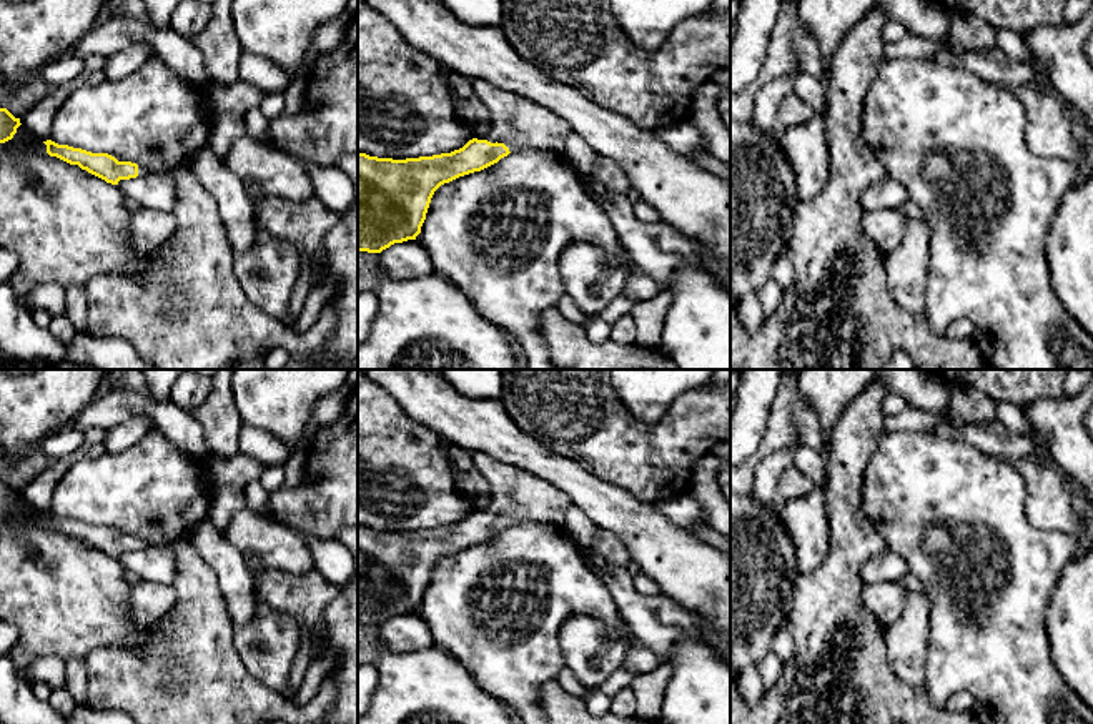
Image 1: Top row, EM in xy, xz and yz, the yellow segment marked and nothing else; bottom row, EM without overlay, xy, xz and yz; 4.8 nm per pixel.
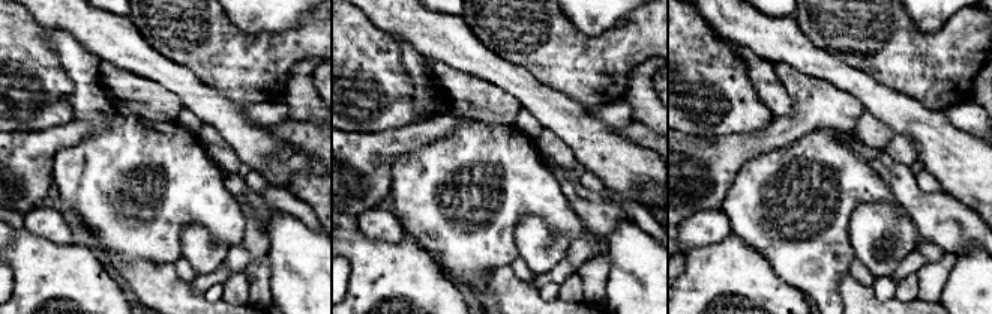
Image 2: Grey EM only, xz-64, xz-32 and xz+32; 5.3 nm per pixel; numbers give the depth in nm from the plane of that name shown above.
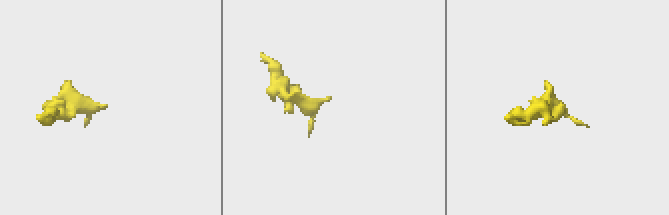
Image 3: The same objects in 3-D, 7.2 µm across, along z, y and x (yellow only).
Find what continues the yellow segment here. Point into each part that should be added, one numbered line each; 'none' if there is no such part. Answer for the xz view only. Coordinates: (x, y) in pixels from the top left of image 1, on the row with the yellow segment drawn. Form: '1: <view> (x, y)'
1: xz (518, 122)

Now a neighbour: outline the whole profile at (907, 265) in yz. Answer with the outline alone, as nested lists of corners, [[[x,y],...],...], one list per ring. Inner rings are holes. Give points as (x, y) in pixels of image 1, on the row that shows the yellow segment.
[[[908,218],[900,243],[883,256],[887,286],[897,305],[925,313],[930,233],[925,223]]]

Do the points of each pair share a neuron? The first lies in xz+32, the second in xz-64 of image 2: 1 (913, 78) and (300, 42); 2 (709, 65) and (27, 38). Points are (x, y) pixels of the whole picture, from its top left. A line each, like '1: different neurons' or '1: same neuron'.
1: same neuron
2: same neuron

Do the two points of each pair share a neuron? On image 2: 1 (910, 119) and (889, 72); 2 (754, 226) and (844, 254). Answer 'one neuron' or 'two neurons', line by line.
1: two neurons
2: one neuron

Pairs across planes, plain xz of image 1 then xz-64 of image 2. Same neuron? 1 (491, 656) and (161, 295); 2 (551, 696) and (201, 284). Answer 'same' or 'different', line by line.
1: different
2: different

